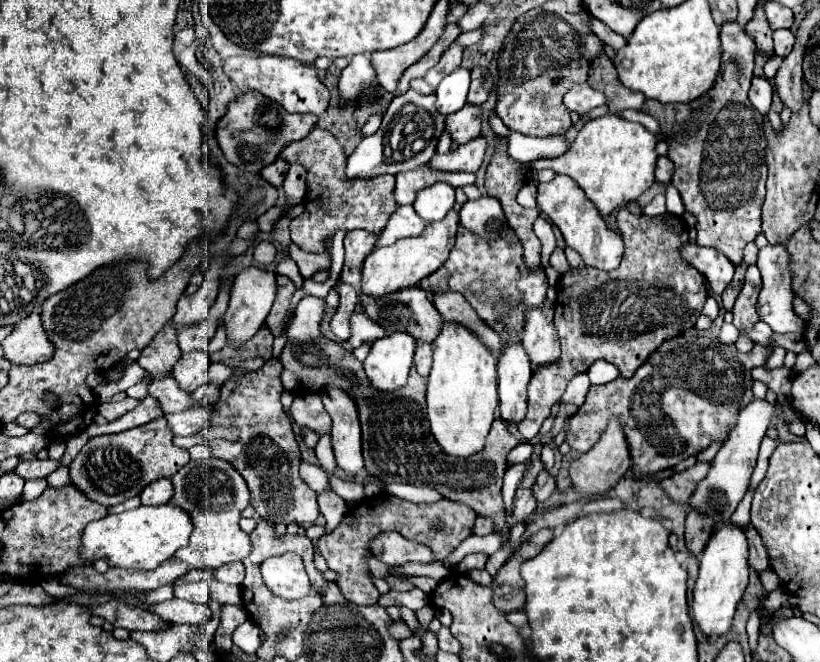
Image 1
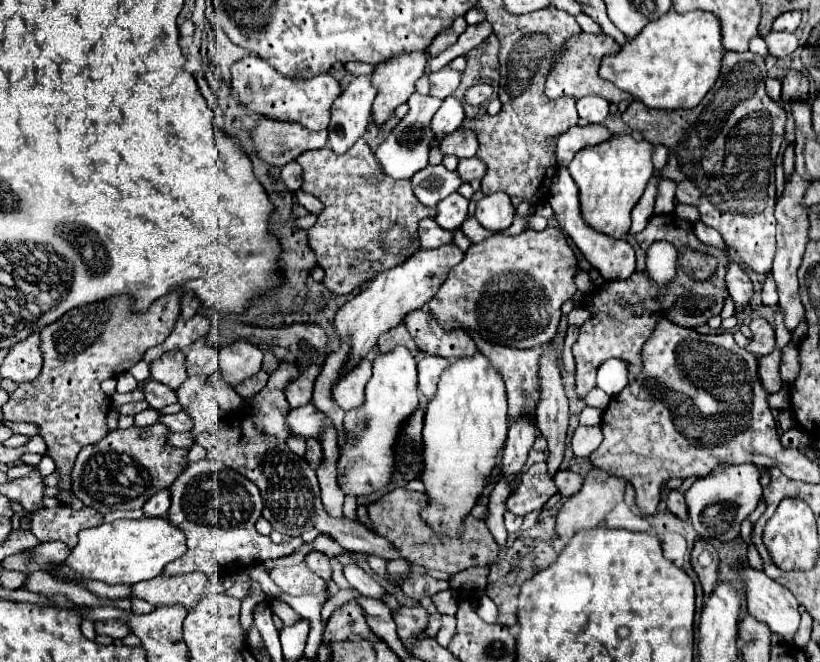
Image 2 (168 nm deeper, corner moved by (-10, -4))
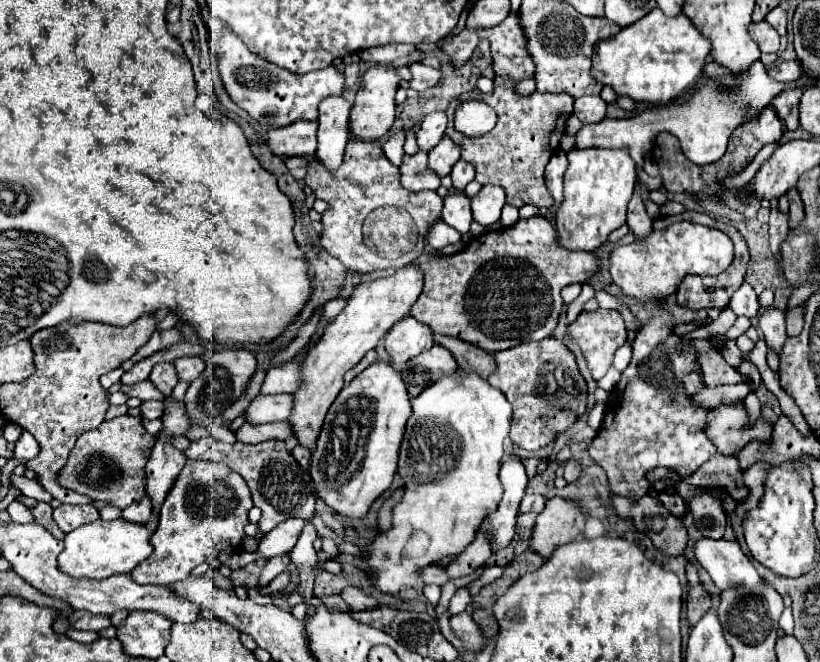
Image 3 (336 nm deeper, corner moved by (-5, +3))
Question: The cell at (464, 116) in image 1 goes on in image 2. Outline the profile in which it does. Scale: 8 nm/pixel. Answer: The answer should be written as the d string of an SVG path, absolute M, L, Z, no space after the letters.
M459 128L459 130L451 132L451 136L445 136L439 146L445 154L455 154L459 158L471 158L471 156L475 156L479 142L477 142L477 136L473 130Z

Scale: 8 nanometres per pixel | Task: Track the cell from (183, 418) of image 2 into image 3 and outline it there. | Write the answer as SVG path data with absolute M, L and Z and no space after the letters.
M142 401L140 411L144 419L158 419L162 417L162 401Z

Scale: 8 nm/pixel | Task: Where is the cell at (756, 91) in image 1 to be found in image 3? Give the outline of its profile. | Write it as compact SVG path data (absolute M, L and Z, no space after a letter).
M782 61L782 63L774 65L768 71L768 75L774 77L774 79L778 79L778 81L784 81L784 83L796 81L802 75L802 63L800 61Z

